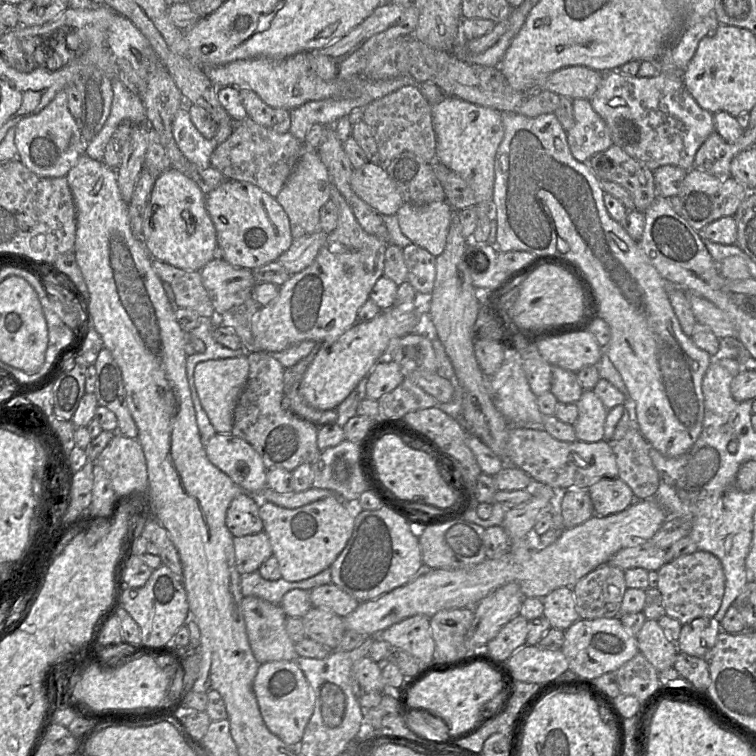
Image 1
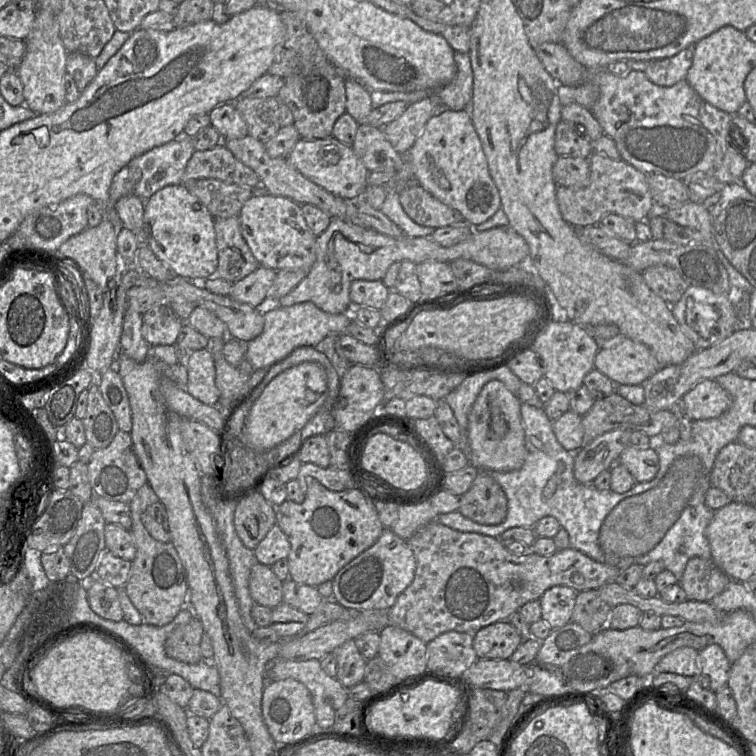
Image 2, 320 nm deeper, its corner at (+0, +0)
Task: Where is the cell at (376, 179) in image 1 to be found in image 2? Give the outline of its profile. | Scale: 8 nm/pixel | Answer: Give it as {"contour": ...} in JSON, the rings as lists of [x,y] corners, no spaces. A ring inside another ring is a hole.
{"contour":[[[332,136],[313,140],[300,138],[287,160],[308,180],[342,199],[358,200],[368,187],[369,171],[365,165],[352,147],[346,146]]]}

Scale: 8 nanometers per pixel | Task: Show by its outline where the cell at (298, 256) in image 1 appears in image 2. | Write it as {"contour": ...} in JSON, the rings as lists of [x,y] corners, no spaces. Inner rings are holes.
{"contour":[[[259,266],[254,272],[232,285],[229,297],[254,308],[268,304],[267,293],[271,288],[276,271]]]}

